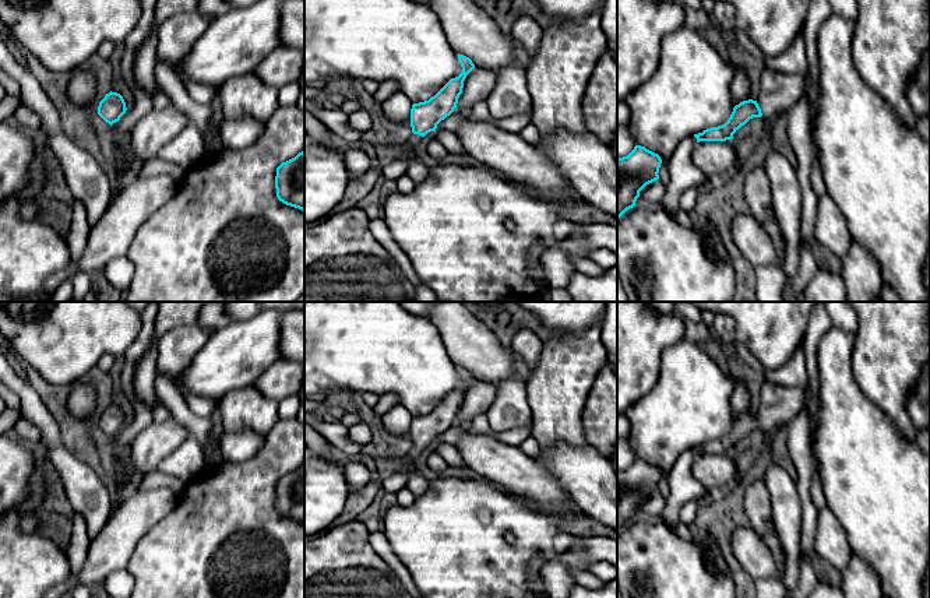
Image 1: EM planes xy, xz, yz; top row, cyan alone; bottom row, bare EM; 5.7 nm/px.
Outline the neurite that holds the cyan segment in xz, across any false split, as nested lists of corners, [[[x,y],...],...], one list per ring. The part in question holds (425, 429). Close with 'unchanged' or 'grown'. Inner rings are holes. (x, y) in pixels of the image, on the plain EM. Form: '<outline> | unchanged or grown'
[[[458,367],[458,374],[462,380],[462,386],[451,391],[434,409],[429,414],[413,416],[411,422],[411,440],[412,448],[405,458],[405,465],[409,468],[404,474],[408,475],[413,471],[418,458],[422,455],[423,450],[436,444],[437,437],[450,429],[457,421],[458,411],[462,407],[464,394],[466,388],[475,381],[472,373],[464,367]]] | grown

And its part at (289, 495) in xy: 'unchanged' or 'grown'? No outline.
unchanged

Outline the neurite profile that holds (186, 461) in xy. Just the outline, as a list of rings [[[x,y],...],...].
[[[190,436],[159,464],[156,471],[166,476],[191,479],[201,474],[204,462],[198,440]]]

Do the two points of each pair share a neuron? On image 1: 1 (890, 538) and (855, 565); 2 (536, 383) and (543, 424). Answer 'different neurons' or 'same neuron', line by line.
1: different neurons
2: same neuron

